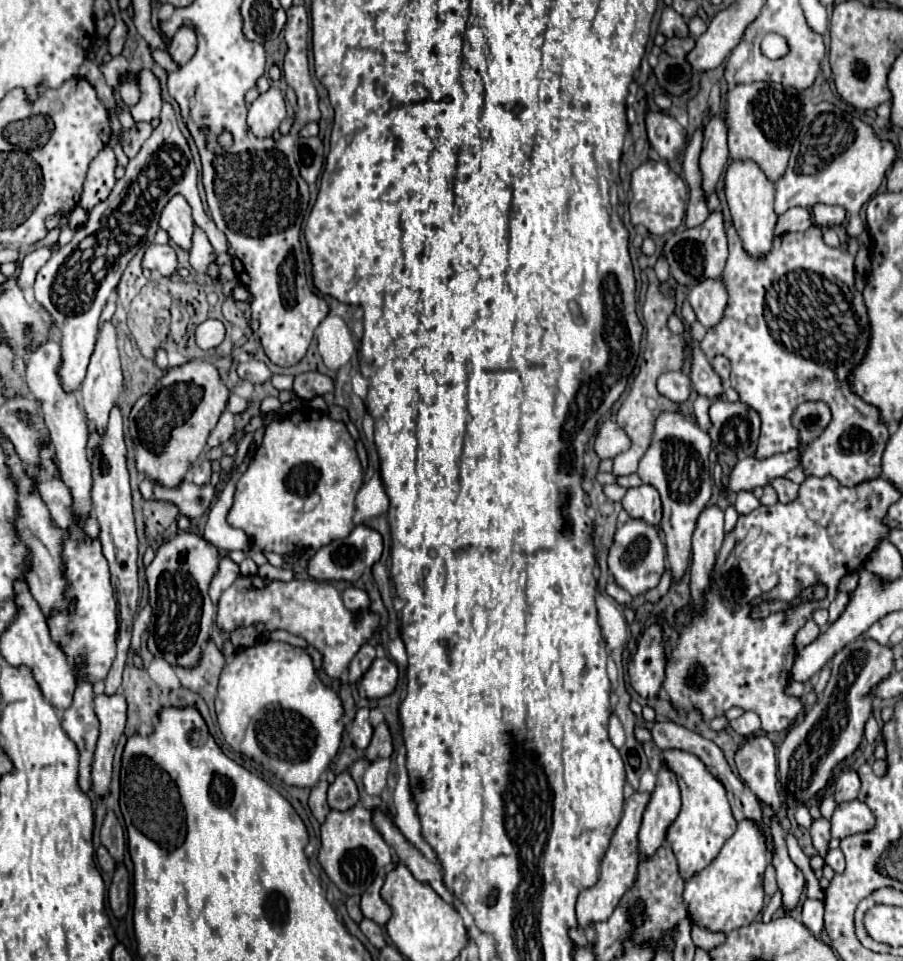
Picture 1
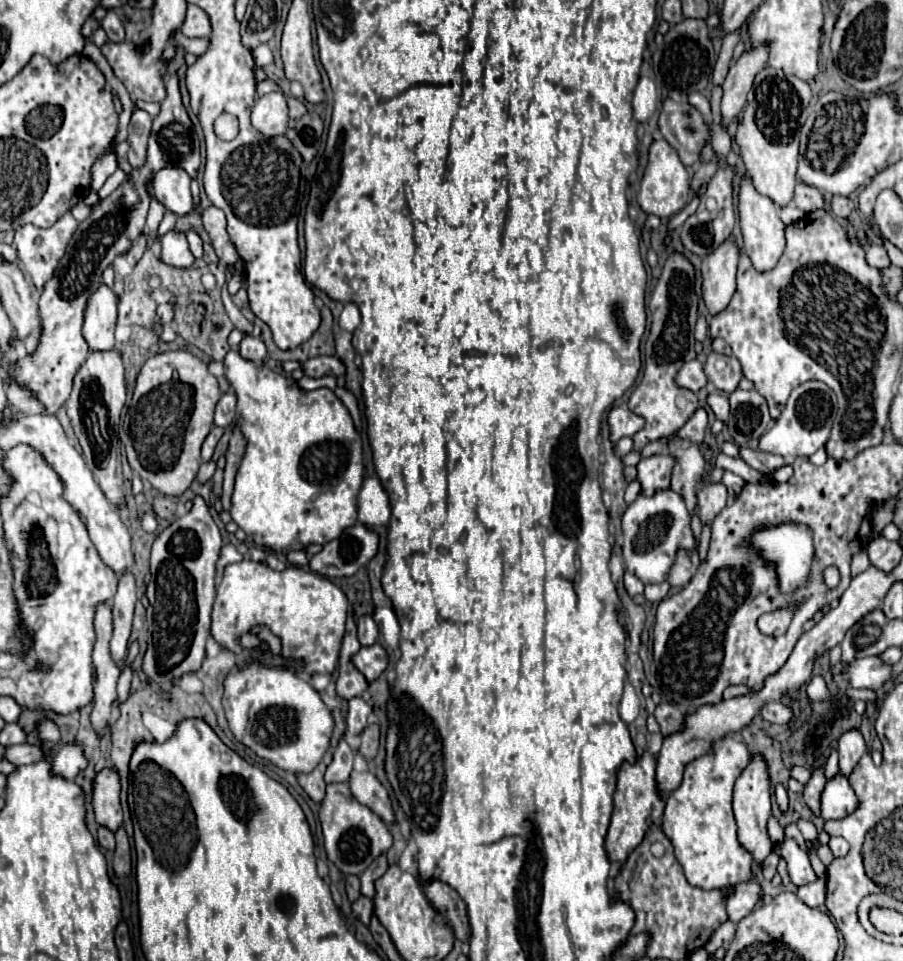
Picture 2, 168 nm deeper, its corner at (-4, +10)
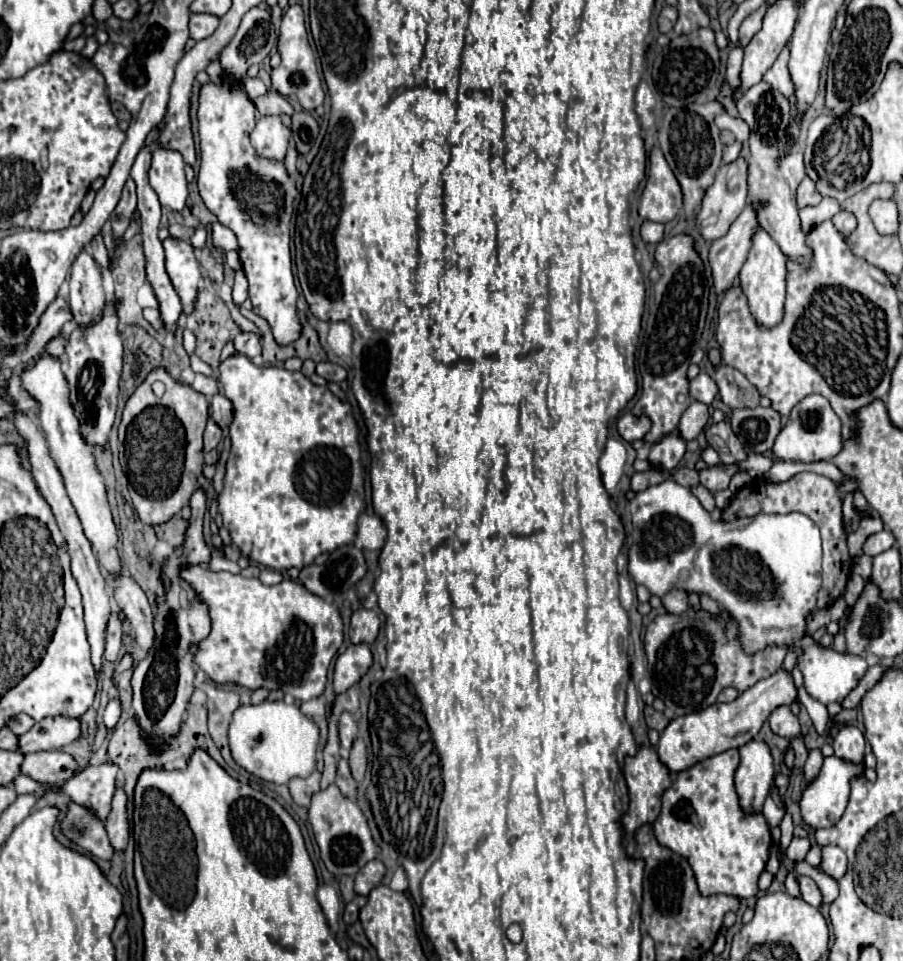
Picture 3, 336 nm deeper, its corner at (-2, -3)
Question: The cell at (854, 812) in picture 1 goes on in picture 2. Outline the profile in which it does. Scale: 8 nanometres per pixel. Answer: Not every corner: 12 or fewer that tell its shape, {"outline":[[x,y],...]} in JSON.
{"outline":[[841,773],[821,793],[821,817],[841,819],[857,797]]}

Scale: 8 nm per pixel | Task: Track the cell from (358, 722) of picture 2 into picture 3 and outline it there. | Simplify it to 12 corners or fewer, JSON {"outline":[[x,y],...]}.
{"outline":[[343,712],[339,720],[341,754],[349,754],[359,734],[355,718]]}

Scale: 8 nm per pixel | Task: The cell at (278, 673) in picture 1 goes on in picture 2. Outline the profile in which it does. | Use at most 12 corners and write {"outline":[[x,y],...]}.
{"outline":[[287,667],[225,679],[235,739],[283,771],[313,771],[331,711]]}

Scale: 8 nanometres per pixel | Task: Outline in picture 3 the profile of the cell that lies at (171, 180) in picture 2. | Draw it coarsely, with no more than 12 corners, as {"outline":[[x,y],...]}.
{"outline":[[155,148],[149,182],[163,208],[187,202],[185,162]]}

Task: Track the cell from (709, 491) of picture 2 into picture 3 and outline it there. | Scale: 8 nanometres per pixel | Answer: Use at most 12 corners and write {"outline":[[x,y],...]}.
{"outline":[[709,466],[701,470],[701,484],[717,496],[727,490],[733,466]]}

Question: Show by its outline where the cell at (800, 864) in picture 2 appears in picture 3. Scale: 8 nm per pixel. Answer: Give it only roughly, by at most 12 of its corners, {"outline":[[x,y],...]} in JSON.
{"outline":[[797,876],[801,898],[821,906],[821,892],[811,878]]}

